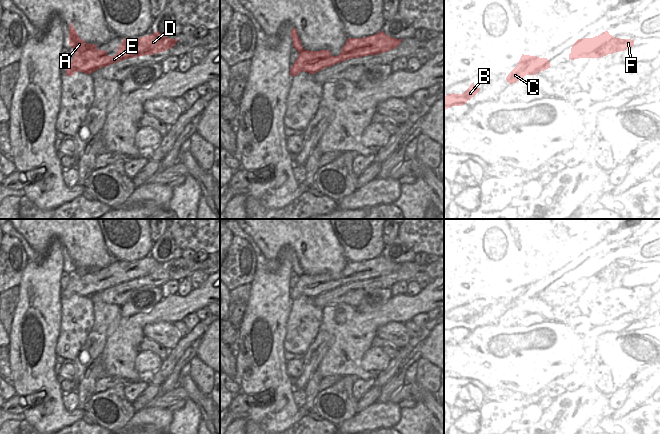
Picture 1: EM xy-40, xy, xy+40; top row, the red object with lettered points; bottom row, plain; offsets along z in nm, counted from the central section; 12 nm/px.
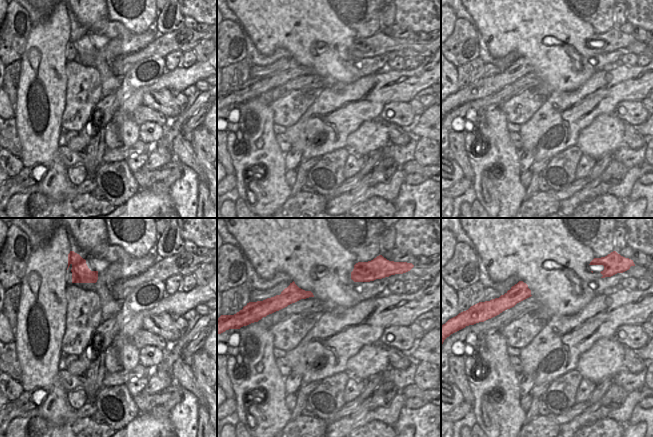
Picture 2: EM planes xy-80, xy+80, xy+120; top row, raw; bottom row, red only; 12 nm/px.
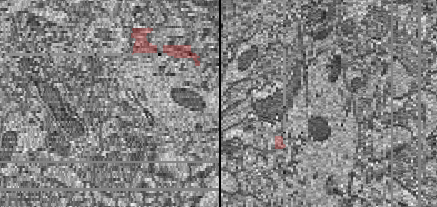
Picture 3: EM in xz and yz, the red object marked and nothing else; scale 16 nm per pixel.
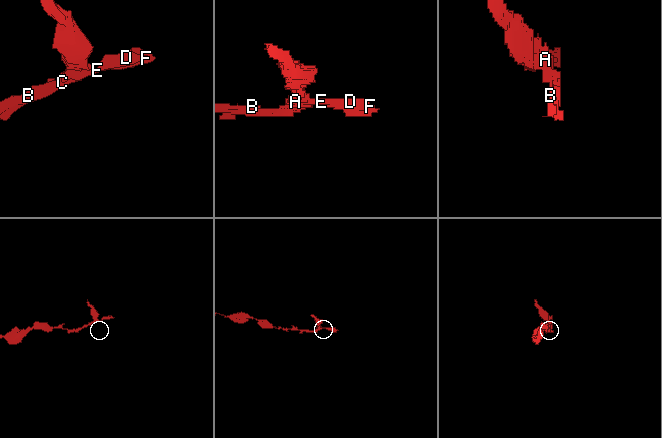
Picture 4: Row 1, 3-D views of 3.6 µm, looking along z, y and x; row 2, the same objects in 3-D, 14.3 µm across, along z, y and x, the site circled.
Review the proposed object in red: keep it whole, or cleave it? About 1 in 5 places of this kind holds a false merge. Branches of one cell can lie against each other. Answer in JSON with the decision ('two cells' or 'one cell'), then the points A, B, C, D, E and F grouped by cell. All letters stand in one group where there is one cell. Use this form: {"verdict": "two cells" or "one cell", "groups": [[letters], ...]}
{"verdict": "one cell", "groups": [["A", "B", "C", "D", "E", "F"]]}

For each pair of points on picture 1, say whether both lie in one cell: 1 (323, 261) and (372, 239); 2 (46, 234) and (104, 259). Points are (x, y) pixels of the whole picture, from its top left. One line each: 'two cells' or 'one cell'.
1: two cells
2: one cell

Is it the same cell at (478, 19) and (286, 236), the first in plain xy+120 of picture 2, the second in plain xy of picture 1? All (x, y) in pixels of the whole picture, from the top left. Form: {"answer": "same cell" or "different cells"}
{"answer": "same cell"}

